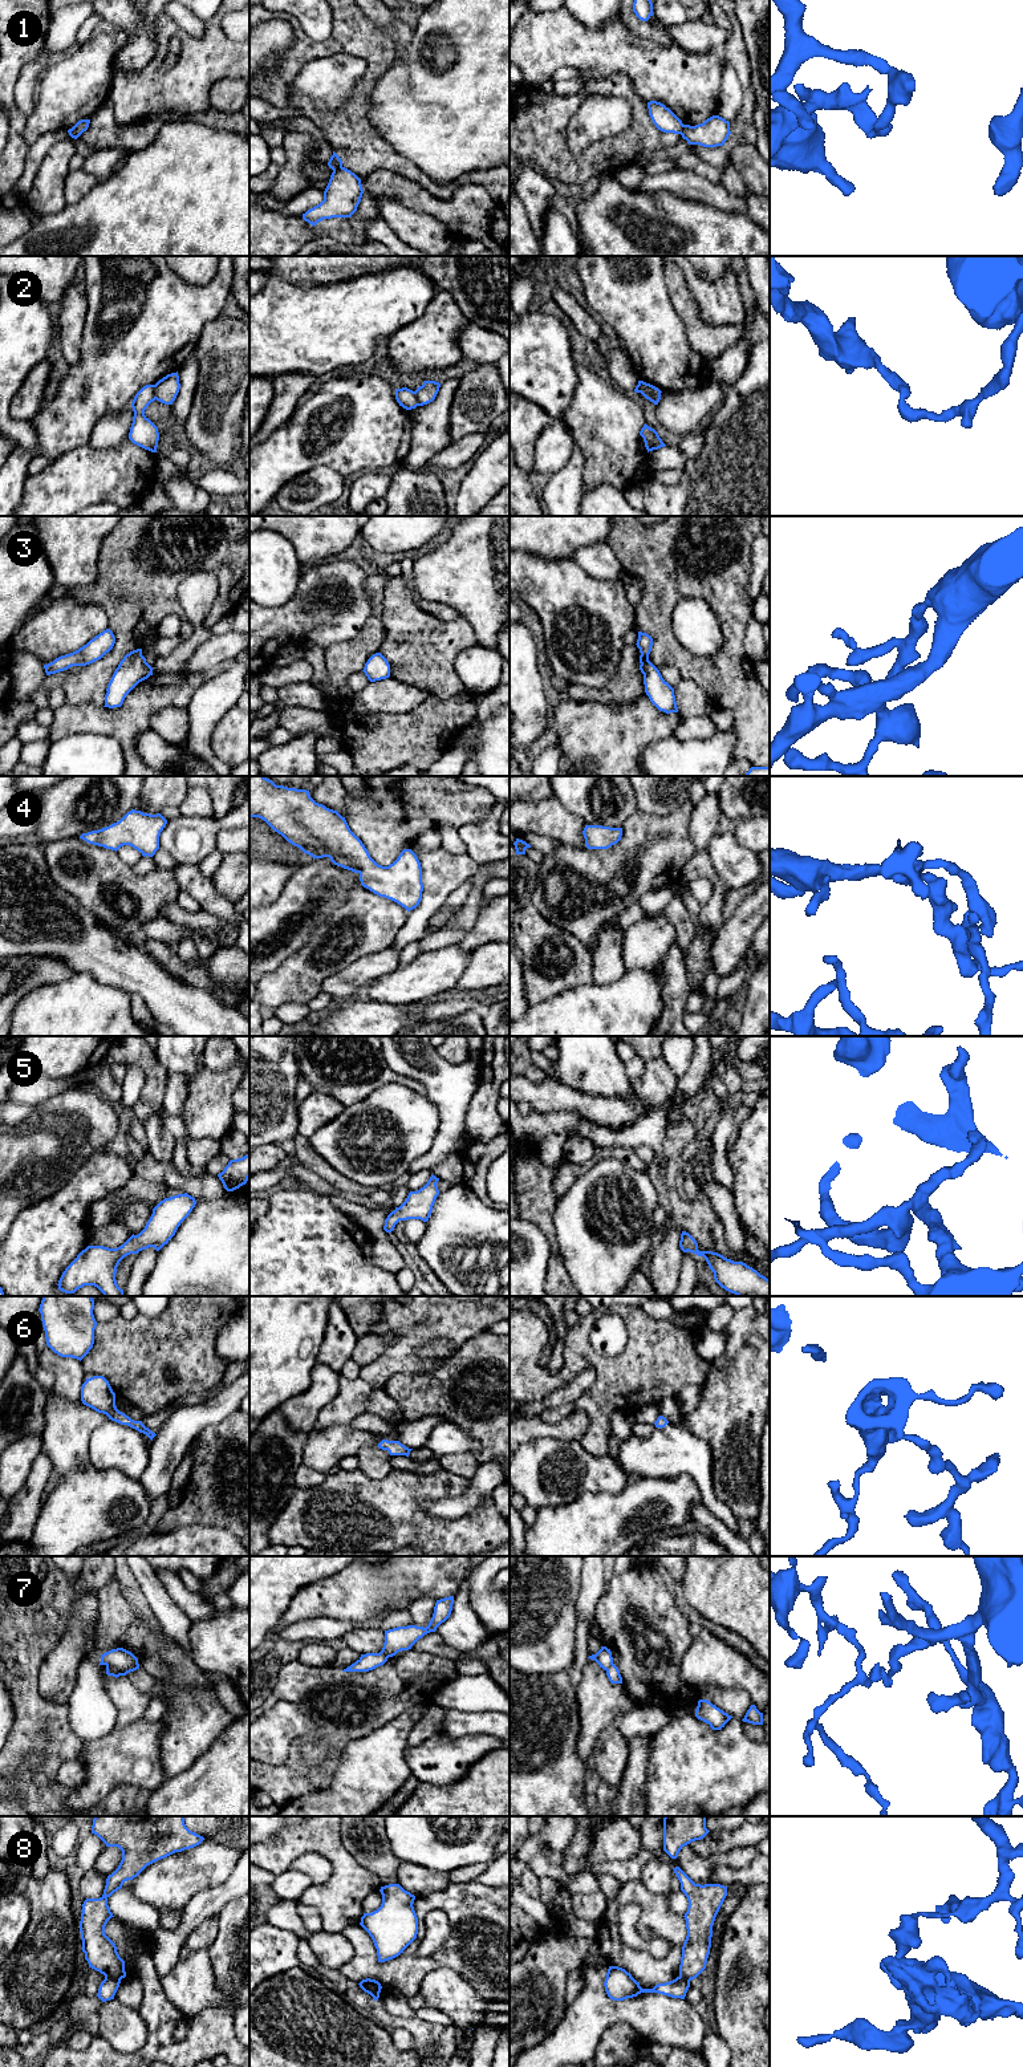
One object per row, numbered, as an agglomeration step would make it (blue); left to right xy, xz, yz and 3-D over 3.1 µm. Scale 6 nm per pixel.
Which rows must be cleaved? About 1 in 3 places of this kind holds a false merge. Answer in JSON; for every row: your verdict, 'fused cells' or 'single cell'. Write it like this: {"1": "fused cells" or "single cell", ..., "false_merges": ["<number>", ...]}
{"1": "fused cells", "2": "fused cells", "3": "single cell", "4": "single cell", "5": "single cell", "6": "single cell", "7": "fused cells", "8": "fused cells", "false_merges": ["1", "2", "7", "8"]}

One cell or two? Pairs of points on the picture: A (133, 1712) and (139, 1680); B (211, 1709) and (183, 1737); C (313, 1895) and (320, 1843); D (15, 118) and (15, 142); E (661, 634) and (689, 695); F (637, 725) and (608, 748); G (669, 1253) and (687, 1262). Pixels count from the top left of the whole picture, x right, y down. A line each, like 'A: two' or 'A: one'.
A: two
B: one
C: one
D: one
E: two
F: one
G: two

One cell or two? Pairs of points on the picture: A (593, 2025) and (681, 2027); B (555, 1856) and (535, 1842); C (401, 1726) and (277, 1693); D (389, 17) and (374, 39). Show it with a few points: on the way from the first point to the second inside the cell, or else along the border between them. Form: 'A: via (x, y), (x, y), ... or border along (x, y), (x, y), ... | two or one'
A: via (614, 2013), (648, 2013), (660, 2019) | one
B: border along (540, 1852), (552, 1848), (561, 1855) | two
C: border along (414, 1705), (373, 1732), (360, 1737) | two
D: border along (364, 13), (392, 37), (397, 55) | two

